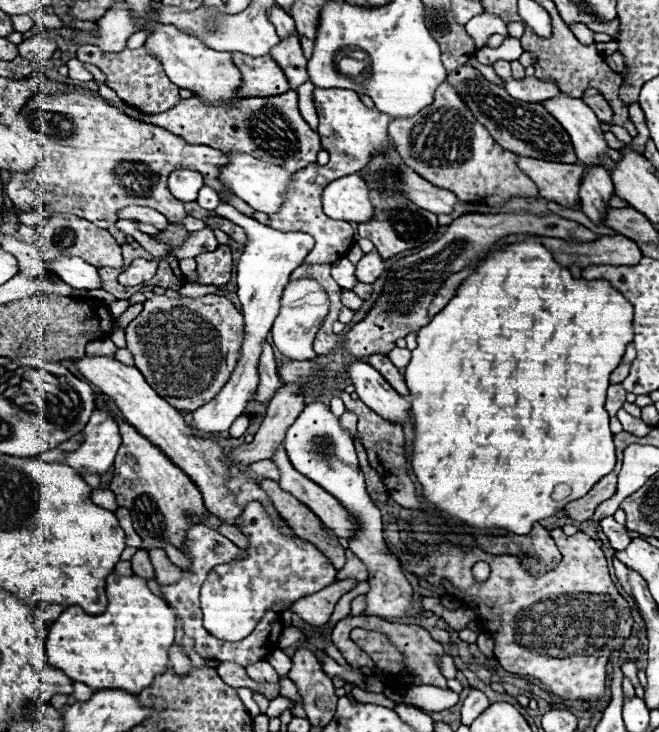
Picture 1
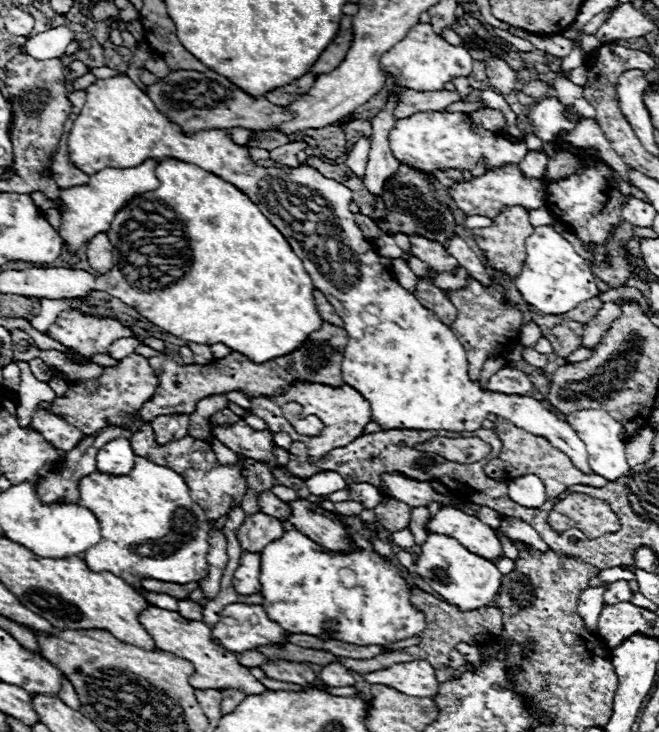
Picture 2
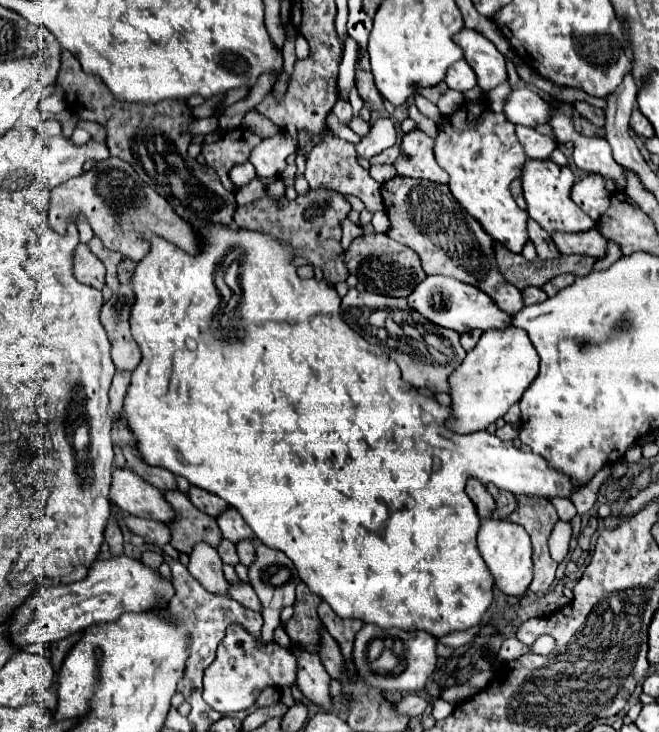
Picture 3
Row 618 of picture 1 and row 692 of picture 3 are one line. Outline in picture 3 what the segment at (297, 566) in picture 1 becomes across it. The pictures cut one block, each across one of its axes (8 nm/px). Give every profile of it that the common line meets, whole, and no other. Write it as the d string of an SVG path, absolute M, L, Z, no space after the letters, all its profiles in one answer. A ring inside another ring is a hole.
M230 626L222 644L218 646L216 660L204 672L204 698L214 710L222 714L234 714L254 704L258 694L268 688L288 688L296 682L296 658L290 648L282 648L276 642L262 646L240 626Z

